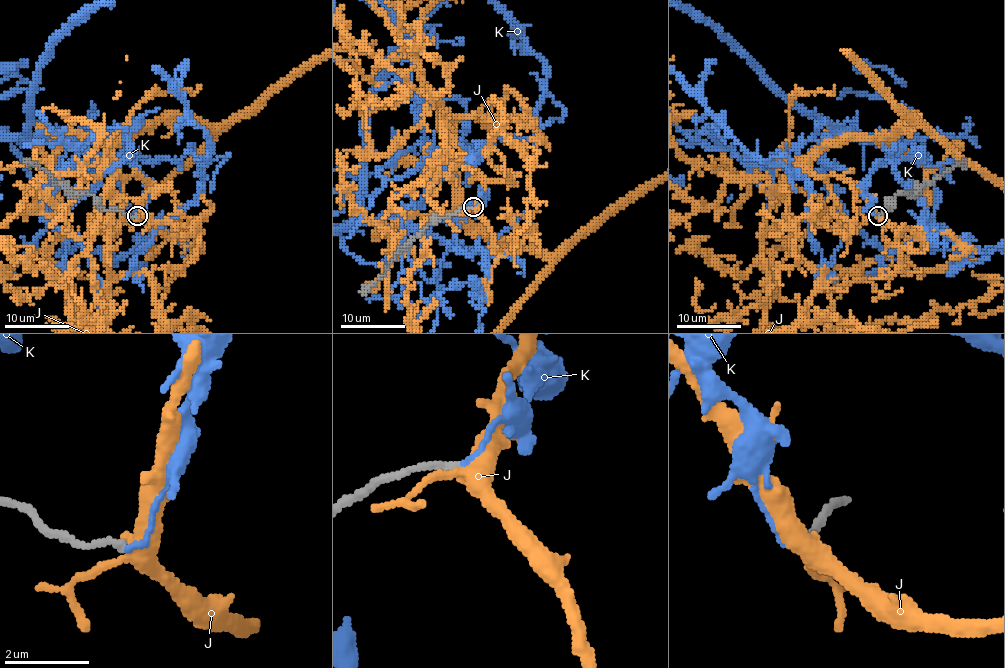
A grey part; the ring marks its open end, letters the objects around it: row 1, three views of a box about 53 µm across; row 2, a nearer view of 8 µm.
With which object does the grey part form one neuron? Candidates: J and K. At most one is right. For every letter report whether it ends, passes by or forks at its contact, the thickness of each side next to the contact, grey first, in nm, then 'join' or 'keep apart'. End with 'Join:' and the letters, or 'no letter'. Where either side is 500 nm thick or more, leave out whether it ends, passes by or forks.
J: it forks | 150/400 nm | keep apart
K: it ends | 150/110 nm | keep apart
Join: no letter

